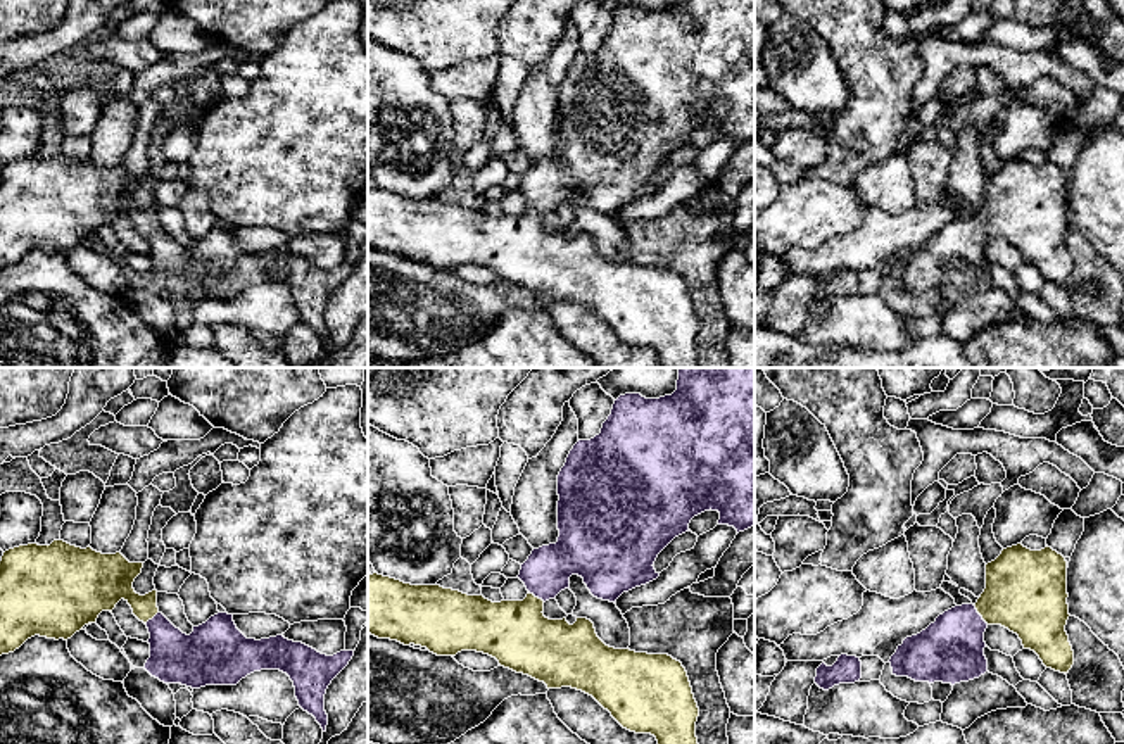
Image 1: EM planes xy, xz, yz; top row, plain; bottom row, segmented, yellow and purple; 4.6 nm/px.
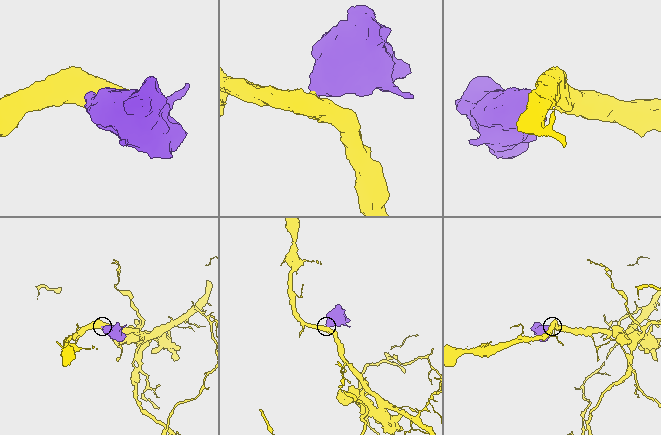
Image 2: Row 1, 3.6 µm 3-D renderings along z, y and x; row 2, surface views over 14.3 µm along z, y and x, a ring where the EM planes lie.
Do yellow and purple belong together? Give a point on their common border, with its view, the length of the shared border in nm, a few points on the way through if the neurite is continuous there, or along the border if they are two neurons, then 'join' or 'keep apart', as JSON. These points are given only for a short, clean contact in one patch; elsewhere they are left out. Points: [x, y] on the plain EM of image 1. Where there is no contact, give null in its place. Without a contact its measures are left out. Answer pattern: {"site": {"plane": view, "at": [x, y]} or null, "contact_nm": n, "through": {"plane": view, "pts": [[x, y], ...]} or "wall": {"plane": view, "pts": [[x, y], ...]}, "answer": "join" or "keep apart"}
{"site": {"plane": "yz", "at": [979, 226]}, "contact_nm": 120, "through": {"plane": "yz", "pts": [[1026, 204], [979, 226], [957, 249], [952, 263]]}, "answer": "join"}

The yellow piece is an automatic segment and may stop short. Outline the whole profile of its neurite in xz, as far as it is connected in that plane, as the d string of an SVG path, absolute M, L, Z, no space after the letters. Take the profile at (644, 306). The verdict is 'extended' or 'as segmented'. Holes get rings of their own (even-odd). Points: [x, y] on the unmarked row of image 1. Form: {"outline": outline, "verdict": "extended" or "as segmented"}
{"outline": "M677 0L672 9L646 12L641 7L620 9L601 47L578 54L558 88L556 157L534 162L521 178L518 192L528 207L523 214L492 216L483 209L468 209L440 199L411 199L368 186L368 247L397 254L404 259L426 261L437 269L461 264L489 268L501 280L544 295L547 302L571 300L592 309L627 344L656 350L658 368L699 368L696 335L699 321L685 281L668 268L647 268L606 259L594 236L577 231L573 238L544 230L544 216L570 202L570 190L578 188L597 212L616 212L660 190L654 183L658 167L679 148L691 145L689 136L704 124L718 124L718 138L744 145L755 140L755 0Z", "verdict": "extended"}

